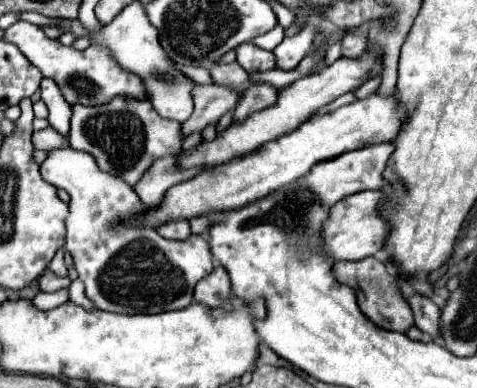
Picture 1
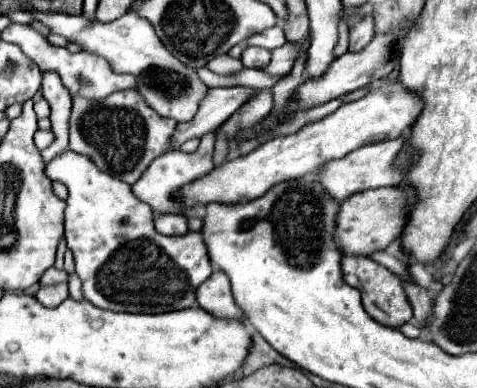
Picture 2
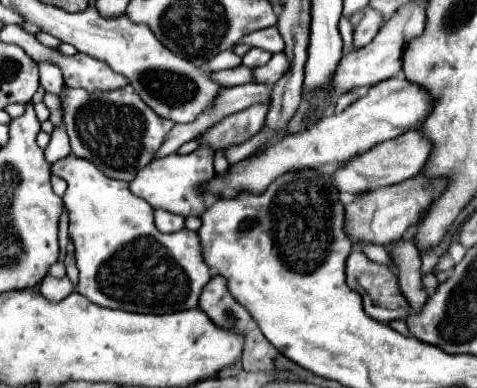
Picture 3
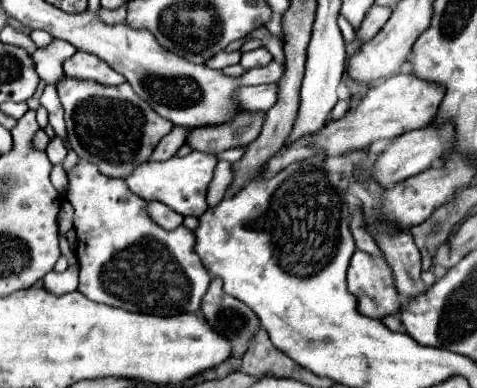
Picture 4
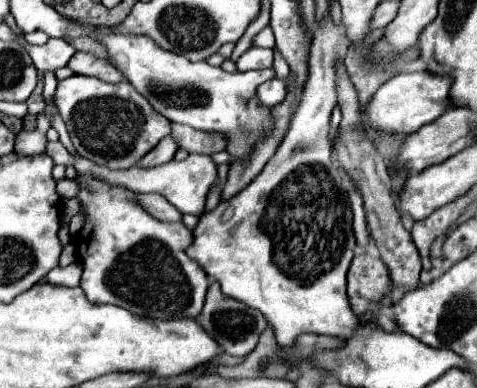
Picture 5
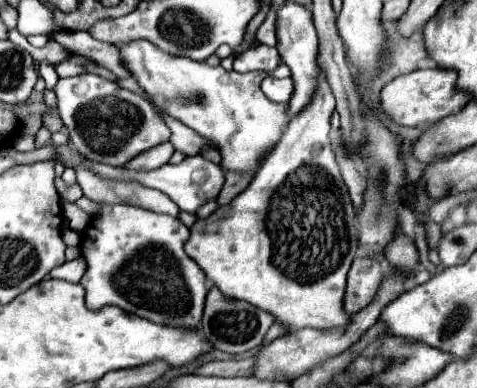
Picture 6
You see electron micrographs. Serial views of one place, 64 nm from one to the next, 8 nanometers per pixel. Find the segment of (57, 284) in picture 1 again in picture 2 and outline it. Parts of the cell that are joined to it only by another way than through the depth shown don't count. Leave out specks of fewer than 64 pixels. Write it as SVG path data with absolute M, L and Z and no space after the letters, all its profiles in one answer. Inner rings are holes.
M50 267L40 279L40 284L42 286L45 285L55 285L59 283L67 283L68 282L68 274L65 270L58 270L55 267Z

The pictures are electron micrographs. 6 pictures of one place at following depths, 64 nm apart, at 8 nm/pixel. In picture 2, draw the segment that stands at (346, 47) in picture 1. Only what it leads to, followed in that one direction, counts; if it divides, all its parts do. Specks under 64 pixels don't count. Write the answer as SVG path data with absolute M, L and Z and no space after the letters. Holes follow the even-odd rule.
M364 16L358 24L354 24L350 28L350 42L348 42L348 50L350 52L360 52L374 36L374 20L372 16Z

